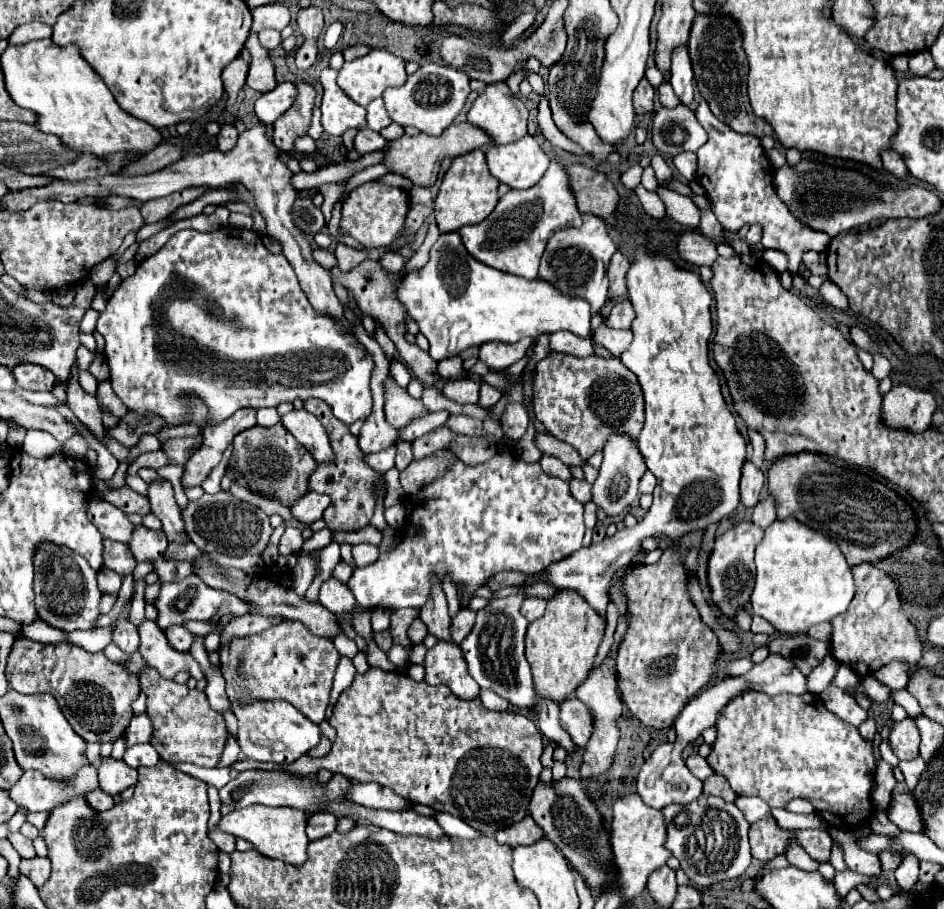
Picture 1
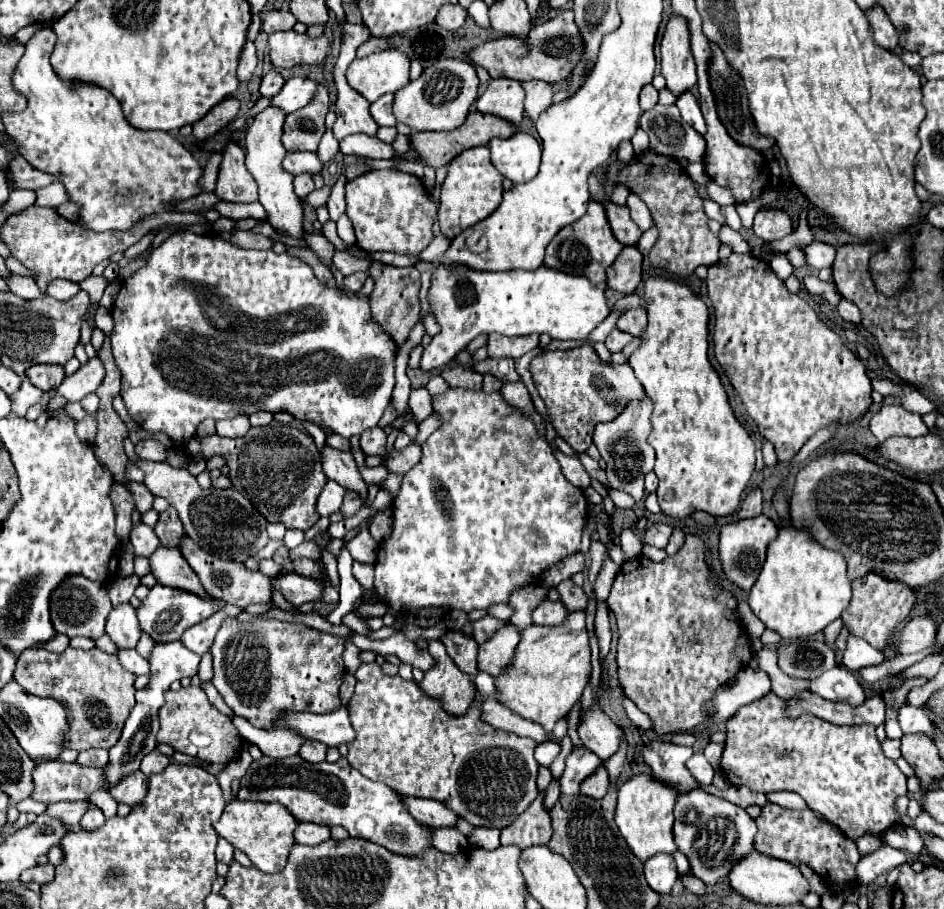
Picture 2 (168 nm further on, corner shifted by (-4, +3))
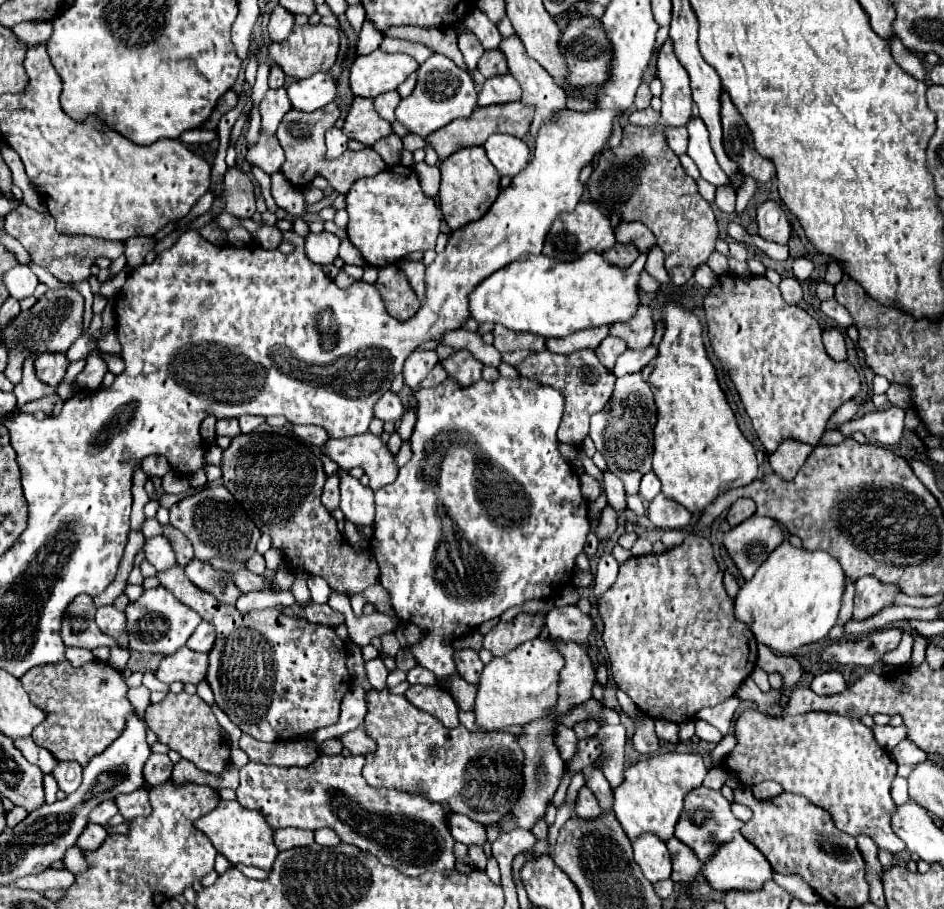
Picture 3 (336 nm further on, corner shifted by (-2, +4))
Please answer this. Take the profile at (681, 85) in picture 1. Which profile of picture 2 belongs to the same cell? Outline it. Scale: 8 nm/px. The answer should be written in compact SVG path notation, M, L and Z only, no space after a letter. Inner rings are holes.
M685 90L683 94L679 94L679 98L677 98L677 108L681 110L683 120L687 120L693 128L697 128L701 134L705 134L705 120L703 120L703 116L701 116L699 102L697 102L697 98L691 94L691 90Z

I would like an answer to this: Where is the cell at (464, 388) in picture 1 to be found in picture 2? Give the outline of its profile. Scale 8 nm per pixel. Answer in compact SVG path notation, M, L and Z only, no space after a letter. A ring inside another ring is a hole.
M451 364L443 368L441 376L451 388L467 388L467 390L481 390L483 376L479 372L473 372L469 368L463 368L459 364Z

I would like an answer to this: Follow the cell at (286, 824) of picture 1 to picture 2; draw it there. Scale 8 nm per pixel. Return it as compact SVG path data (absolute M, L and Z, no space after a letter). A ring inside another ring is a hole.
M233 800L225 806L219 822L213 824L219 836L227 838L235 848L241 848L261 872L279 872L285 868L289 852L295 844L295 828L299 822L283 804L263 804L263 802L241 802Z

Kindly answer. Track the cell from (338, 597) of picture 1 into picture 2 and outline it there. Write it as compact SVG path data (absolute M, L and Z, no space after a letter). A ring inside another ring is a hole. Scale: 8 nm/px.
M289 572L285 574L279 582L277 582L279 590L283 592L283 596L295 604L295 606L301 606L303 602L317 602L321 600L323 596L323 584L315 578L305 578L301 574L295 574L295 572Z

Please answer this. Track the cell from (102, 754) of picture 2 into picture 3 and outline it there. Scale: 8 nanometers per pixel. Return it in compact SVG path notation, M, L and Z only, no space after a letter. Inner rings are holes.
M57 763L53 769L53 777L57 779L59 789L67 795L79 787L81 775L83 775L83 769L79 763ZM69 783L73 783L73 785L69 785Z

